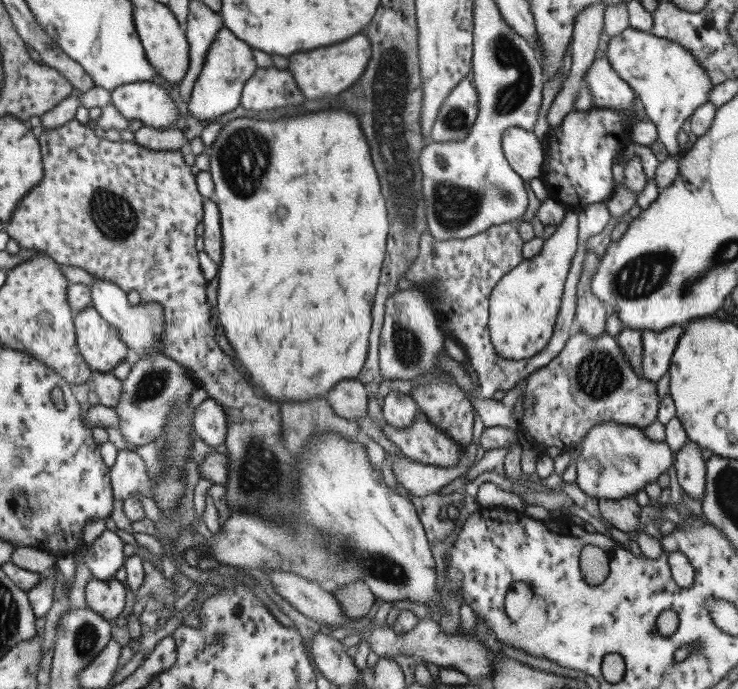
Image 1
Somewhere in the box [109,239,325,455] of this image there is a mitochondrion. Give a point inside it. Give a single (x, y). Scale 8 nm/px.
(154, 383)

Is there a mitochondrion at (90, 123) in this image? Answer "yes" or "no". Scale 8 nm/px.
no

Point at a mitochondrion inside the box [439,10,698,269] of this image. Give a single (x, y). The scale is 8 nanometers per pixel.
(516, 84)

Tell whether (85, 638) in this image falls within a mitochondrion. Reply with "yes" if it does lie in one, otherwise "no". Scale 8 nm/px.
yes

